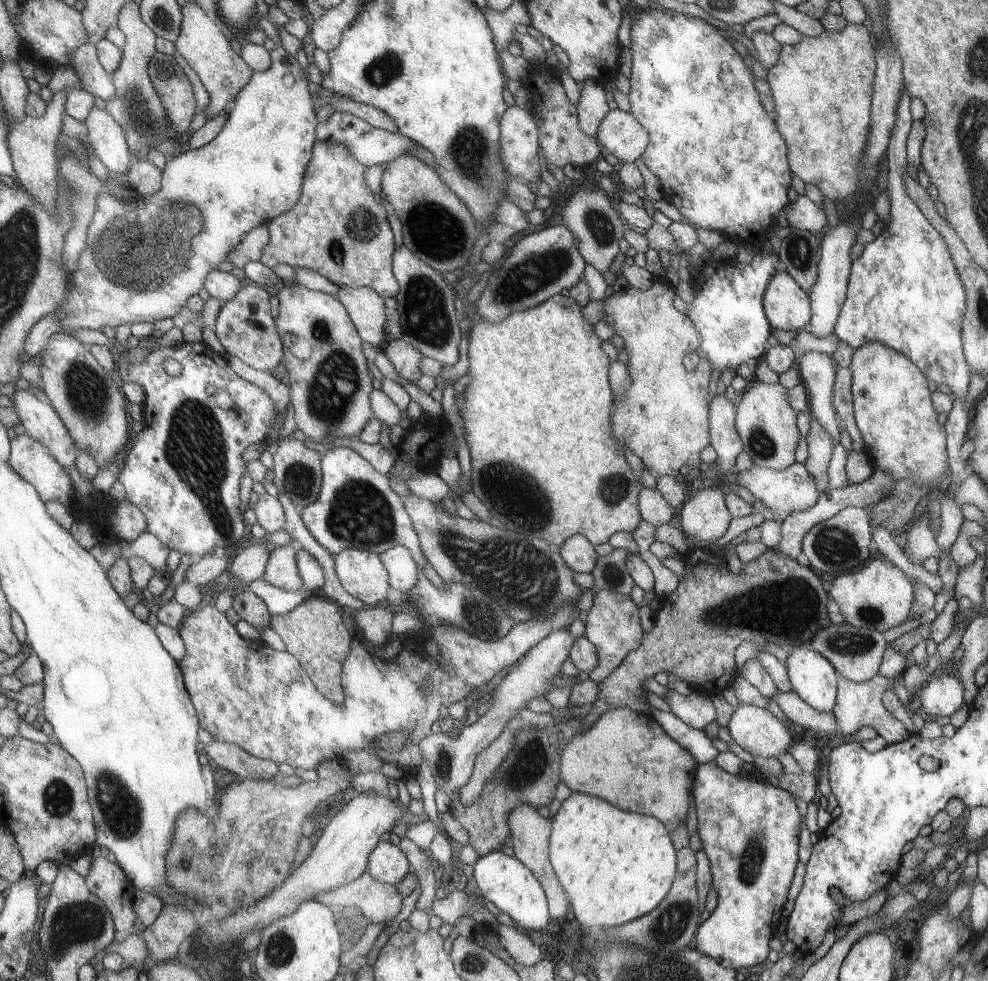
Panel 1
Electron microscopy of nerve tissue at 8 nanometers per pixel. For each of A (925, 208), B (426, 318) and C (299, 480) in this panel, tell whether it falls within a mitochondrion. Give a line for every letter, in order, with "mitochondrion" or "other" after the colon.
A: other
B: mitochondrion
C: mitochondrion

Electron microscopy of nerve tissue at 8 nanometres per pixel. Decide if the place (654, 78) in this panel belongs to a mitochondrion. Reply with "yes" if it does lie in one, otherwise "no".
no

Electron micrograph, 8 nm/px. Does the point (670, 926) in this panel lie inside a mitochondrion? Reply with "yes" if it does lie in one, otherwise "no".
yes

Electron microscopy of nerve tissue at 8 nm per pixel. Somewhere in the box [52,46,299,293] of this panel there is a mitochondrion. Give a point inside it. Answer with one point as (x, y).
(133, 106)

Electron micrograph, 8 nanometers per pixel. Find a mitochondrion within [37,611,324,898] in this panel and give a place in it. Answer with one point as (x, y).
(122, 810)

